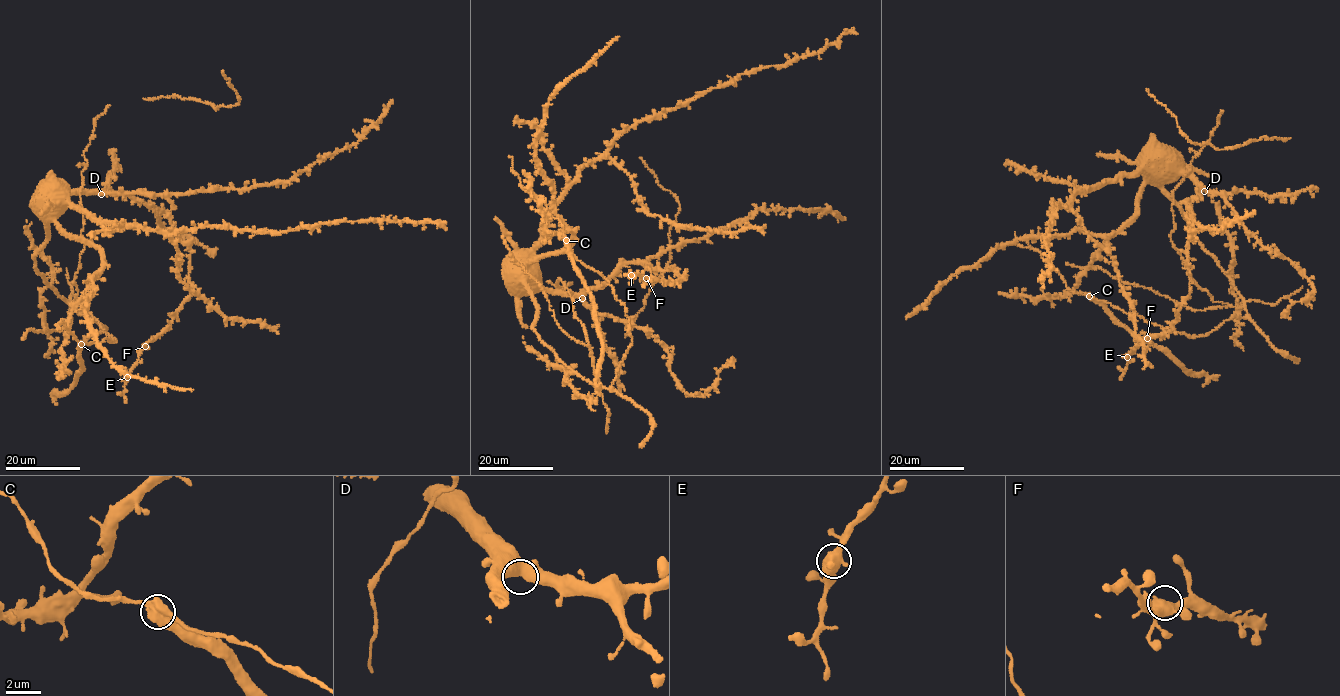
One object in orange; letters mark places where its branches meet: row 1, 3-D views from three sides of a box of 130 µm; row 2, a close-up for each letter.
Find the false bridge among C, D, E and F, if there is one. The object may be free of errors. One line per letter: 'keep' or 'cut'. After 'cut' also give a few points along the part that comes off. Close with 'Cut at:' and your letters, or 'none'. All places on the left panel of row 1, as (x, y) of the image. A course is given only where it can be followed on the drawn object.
C: cut; course (81, 344), (77, 357), (81, 368), (76, 372), (71, 387), (59, 393), (56, 390), (53, 393), (54, 388)
D: keep
E: keep
F: keep
Cut at: C

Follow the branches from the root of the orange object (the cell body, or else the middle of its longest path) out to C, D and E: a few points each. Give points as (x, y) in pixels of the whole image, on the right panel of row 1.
C: (1147, 162), (1141, 156), (1142, 171), (1181, 210), (1195, 239), (1229, 275), (1247, 314), (1190, 338), (1089, 296)
D: (1147, 162), (1143, 161), (1146, 154), (1161, 160), (1172, 170), (1187, 175), (1204, 191)
E: (1147, 162), (1144, 156), (1153, 155), (1188, 176), (1201, 196), (1187, 205), (1190, 294), (1172, 328), (1127, 357)

